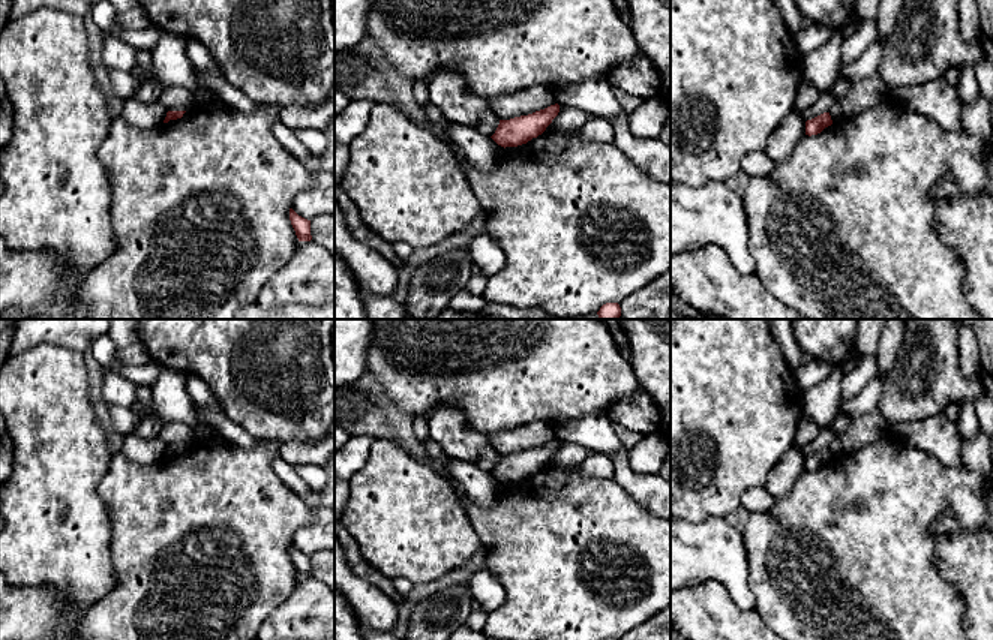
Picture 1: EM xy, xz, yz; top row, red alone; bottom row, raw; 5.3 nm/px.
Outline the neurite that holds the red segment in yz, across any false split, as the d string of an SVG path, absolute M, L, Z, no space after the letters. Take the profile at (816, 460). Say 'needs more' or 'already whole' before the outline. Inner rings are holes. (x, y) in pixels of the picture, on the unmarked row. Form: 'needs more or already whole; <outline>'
already whole; M824 448L824 450L806 457L806 471L808 471L808 472L818 471L831 460L832 460L832 456L831 456L830 448Z

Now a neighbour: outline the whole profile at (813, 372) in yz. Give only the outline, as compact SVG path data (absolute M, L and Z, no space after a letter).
M810 358L806 364L802 364L796 372L794 372L794 376L801 388L801 391L807 391L808 388L814 387L816 384L826 379L834 366Z

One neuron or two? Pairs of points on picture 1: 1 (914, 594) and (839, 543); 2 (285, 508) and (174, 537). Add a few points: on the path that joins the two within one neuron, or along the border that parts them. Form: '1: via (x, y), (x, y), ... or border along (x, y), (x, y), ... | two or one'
1: via (896, 594), (890, 594), (857, 561) | one
2: via (258, 514), (201, 523) | one

